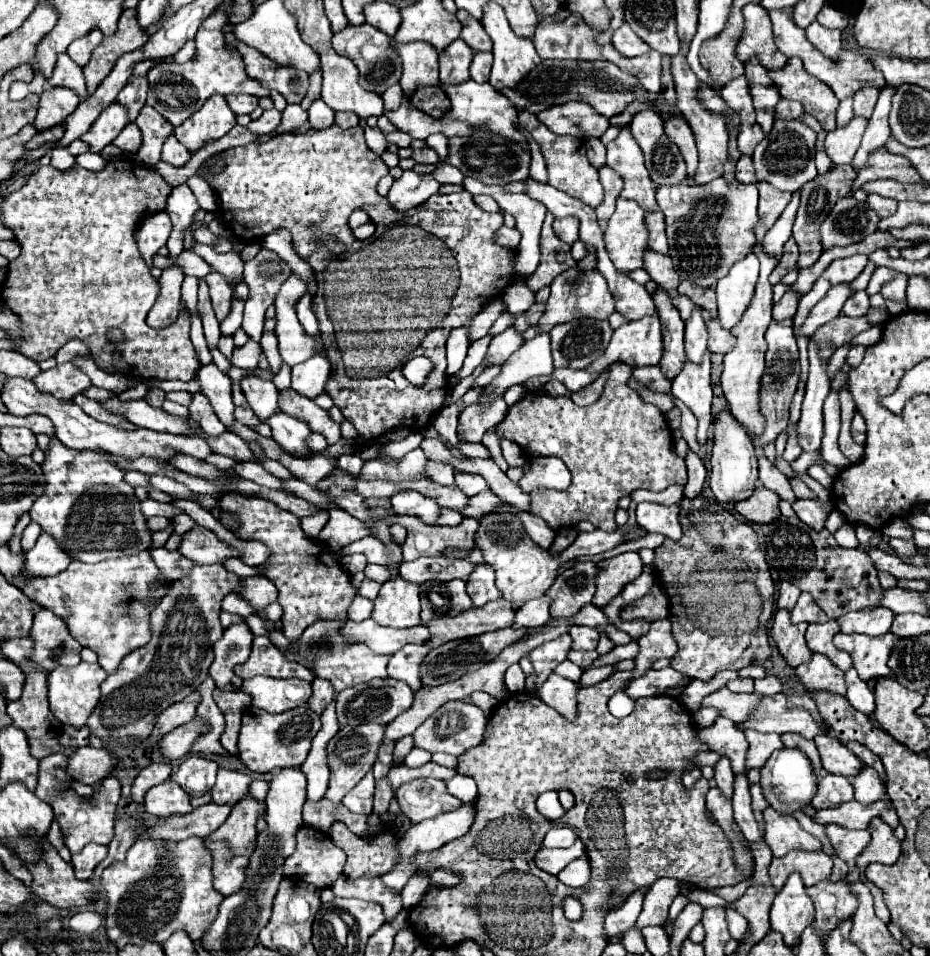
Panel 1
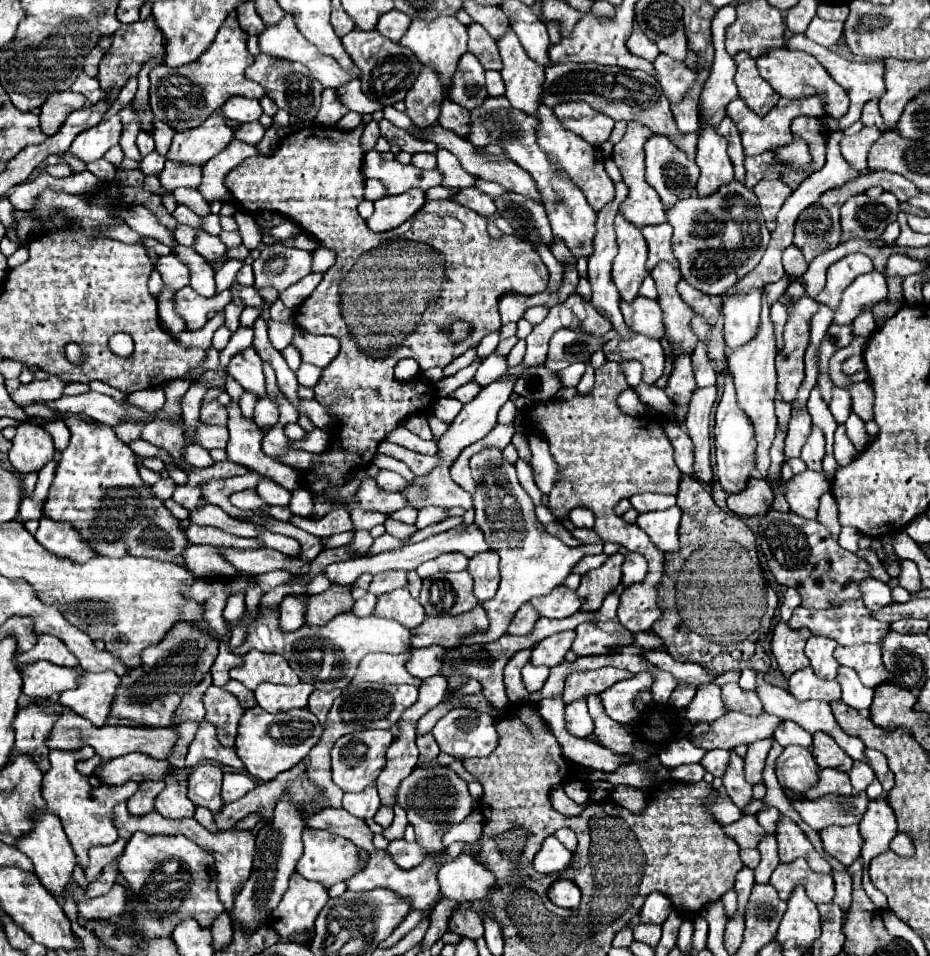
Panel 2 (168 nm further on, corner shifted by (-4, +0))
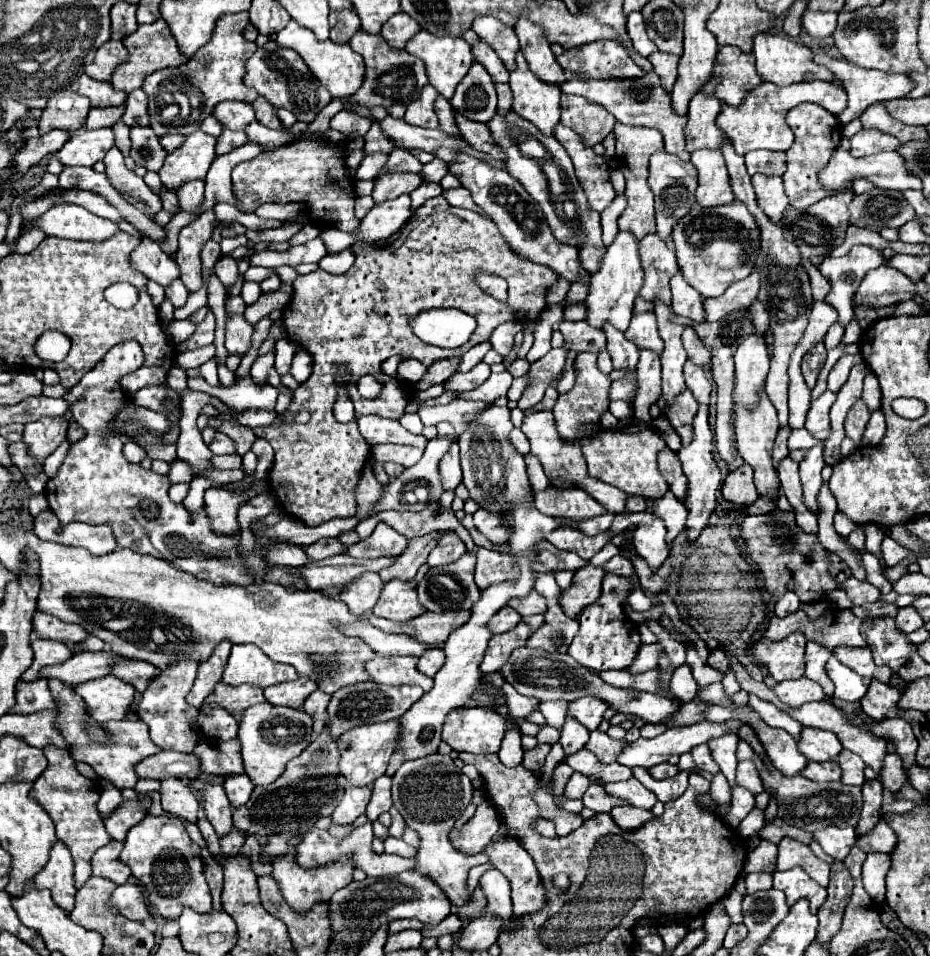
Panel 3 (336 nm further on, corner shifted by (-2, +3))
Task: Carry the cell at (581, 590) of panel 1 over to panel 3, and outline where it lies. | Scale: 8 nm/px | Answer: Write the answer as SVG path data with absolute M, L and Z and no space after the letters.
M532 590L524 598L512 598L508 600L508 606L516 610L520 616L532 616L532 614L544 614L546 612L546 600L536 590Z

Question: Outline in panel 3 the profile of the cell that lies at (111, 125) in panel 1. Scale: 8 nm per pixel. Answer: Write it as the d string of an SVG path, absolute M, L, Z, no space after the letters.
M80 128L70 140L56 152L56 158L64 166L94 166L114 146L110 128L86 130Z

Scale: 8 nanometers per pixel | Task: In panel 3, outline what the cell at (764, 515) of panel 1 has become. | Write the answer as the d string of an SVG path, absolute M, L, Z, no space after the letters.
M742 464L736 470L732 470L722 486L722 496L732 502L732 504L740 504L740 506L748 506L752 502L758 500L758 492L756 486L752 482L752 466Z

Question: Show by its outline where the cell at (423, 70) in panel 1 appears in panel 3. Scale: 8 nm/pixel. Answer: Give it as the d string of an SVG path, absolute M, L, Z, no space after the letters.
M430 84L424 86L420 98L408 106L404 120L408 124L420 126L420 128L438 128L438 118L436 118L436 112L434 112L436 96L438 96L436 88L432 88Z

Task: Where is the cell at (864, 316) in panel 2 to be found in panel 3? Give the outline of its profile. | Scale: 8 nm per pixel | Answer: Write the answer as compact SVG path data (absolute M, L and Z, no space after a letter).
M836 322L836 324L833 324L830 327L830 330L828 330L828 336L826 336L826 340L824 340L826 348L828 348L828 350L836 348L836 346L842 342L842 336L844 336L844 328Z

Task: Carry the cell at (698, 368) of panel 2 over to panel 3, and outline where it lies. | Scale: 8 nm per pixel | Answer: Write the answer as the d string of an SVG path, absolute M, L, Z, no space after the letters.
M688 360L684 364L684 380L686 380L688 390L696 398L696 402L708 404L708 398L710 398L710 392L712 392L712 380L706 378L706 370Z

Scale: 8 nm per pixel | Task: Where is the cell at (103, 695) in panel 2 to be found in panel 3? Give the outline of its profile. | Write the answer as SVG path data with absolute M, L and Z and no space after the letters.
M98 678L84 684L74 686L74 692L88 704L90 716L98 722L108 720L122 720L132 706L134 700L134 686L116 678Z

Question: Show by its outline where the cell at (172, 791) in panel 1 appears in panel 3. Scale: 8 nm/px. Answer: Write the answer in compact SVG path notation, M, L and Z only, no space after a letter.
M166 778L162 782L160 796L162 796L162 810L164 812L170 812L178 818L184 818L184 820L196 824L200 802L188 784L184 784L178 778Z

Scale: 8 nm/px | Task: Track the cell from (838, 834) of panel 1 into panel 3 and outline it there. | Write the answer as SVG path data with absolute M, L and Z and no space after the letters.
M826 826L824 830L814 832L816 842L822 846L822 850L836 858L844 860L850 852L850 848L856 844L856 832L854 828L838 828L838 826Z

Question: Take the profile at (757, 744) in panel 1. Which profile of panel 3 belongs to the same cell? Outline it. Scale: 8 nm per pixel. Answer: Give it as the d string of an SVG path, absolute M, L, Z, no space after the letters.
M748 760L738 764L738 770L736 770L736 784L742 786L742 788L746 788L746 790L750 790L754 796L764 790L764 788L762 788L760 774L756 772L756 766L752 766Z

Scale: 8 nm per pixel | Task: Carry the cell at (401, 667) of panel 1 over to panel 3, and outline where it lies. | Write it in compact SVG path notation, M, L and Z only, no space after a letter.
M434 648L434 650L428 650L424 656L420 656L420 662L418 662L418 668L422 674L426 676L434 676L442 666L444 666L444 652L440 648Z

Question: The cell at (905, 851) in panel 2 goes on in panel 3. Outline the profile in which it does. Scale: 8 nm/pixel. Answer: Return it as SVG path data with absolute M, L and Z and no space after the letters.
M880 820L872 832L864 834L858 838L856 842L866 854L868 852L884 852L884 854L890 854L896 846L896 832L892 832L890 826L884 824L884 820Z

